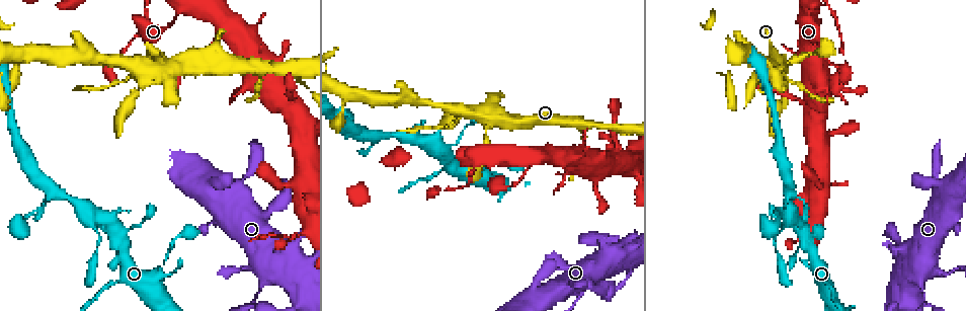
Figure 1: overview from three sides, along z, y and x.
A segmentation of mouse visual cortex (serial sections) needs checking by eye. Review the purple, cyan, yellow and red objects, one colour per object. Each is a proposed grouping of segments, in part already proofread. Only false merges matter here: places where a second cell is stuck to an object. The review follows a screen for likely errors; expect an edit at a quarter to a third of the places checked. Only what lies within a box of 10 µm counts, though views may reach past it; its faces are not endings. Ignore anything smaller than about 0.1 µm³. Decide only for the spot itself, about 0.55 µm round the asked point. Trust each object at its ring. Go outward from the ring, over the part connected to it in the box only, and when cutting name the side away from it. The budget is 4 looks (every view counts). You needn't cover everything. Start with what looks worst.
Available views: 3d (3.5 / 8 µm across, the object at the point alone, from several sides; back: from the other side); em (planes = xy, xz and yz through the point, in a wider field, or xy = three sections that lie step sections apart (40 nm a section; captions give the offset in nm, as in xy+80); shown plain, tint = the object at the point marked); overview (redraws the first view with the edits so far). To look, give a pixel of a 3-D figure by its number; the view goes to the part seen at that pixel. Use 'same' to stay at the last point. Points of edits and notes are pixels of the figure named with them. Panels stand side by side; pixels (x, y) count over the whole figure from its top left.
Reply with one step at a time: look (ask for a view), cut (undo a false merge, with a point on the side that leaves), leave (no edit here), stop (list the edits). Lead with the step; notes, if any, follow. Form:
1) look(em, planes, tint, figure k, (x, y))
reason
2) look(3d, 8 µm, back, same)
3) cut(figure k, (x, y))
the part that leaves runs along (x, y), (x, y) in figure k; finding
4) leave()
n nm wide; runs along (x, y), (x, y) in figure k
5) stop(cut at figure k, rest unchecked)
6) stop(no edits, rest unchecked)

look(em, xy, step 3, tint, figure 1, (809, 12))
sharp bend

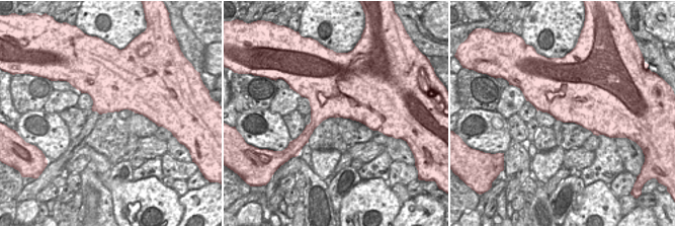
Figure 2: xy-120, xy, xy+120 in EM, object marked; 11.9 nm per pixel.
look(3d, 3.5 µm, same)
wider look

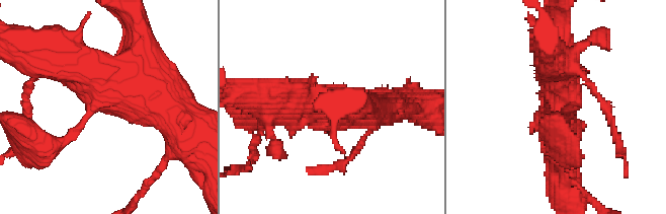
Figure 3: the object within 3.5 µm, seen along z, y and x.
leave()
arms of 200, 500, 600 nm; runs along (44, 145), (72, 133), (108, 89), (155, 98) in figure 3; one cell here

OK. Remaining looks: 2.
look(3d, 8 µm, figure 1, (412, 100))
arms part here

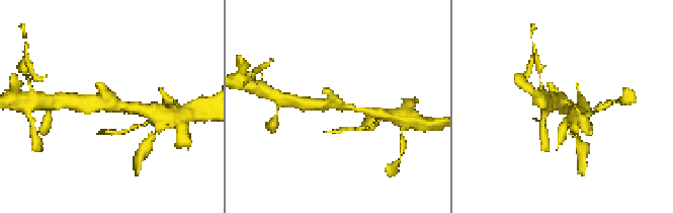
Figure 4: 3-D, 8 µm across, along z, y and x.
look(em, xy, step 2, tint, same)

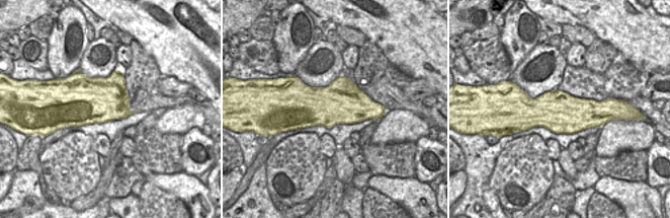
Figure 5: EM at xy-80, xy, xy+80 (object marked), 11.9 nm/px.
leave()
500 nm wide; runs along (367, 112), (340, 104), (310, 103) in figure 4; one cell here

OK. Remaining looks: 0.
stop(no edits, rest unchecked)

